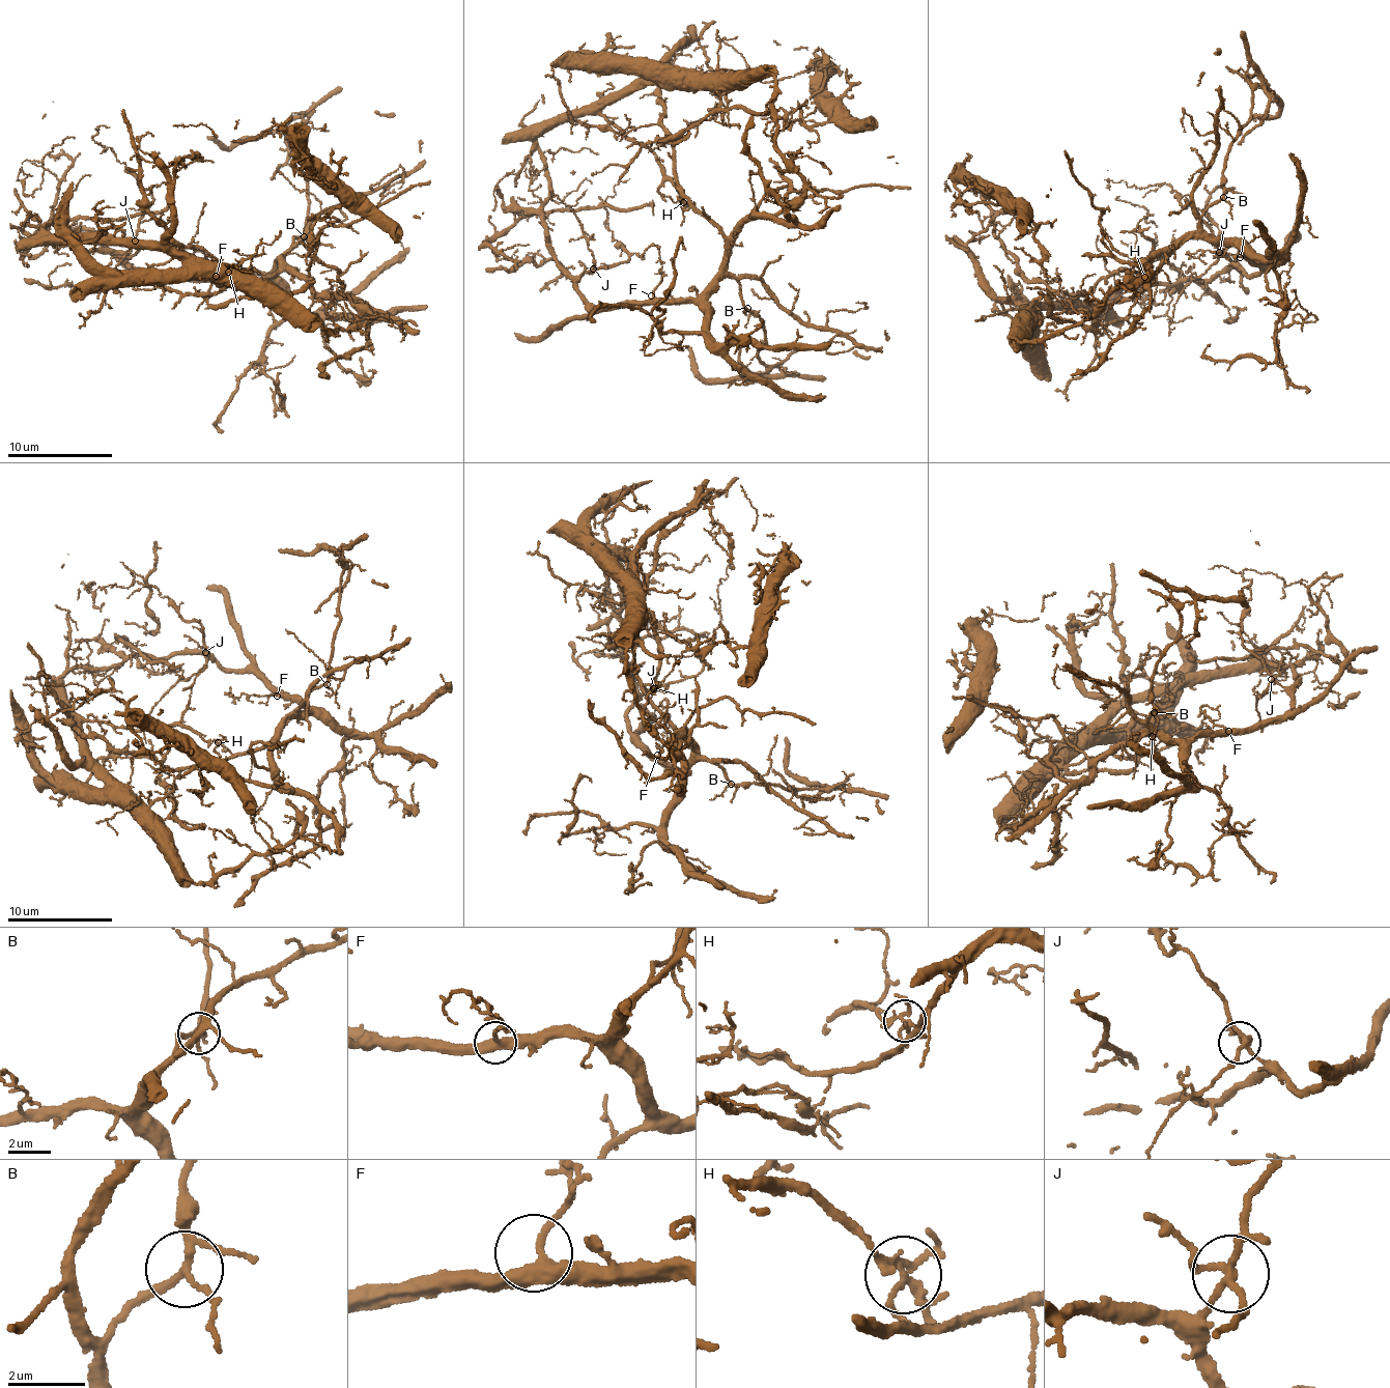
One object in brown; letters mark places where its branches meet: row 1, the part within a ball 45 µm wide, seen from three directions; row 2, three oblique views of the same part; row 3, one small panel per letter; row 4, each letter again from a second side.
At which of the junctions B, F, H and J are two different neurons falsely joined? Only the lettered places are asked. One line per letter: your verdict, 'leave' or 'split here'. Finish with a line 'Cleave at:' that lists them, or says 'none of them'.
B: leave
F: leave
H: split here
J: leave
Cleave at: H

